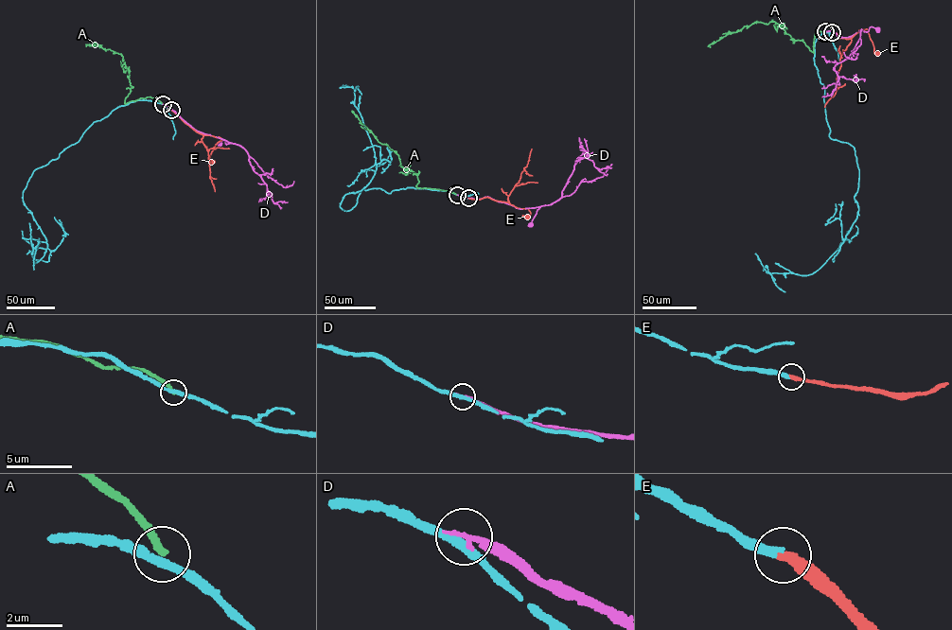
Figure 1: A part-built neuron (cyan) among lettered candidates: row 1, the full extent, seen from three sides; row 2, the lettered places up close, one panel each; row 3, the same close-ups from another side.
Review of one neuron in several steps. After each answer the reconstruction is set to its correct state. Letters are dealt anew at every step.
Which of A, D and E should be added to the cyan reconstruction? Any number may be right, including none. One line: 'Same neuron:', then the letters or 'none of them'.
Same neuron: E

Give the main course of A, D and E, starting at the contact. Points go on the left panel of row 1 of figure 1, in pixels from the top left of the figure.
A: (162, 103), (147, 96), (125, 103), (132, 86), (122, 55), (101, 46), (86, 46)
D: (163, 104), (197, 131), (239, 145), (246, 151), (253, 170), (266, 184), (274, 203), (288, 202)
E: (171, 110), (203, 135), (202, 142), (207, 150), (209, 178), (215, 191)

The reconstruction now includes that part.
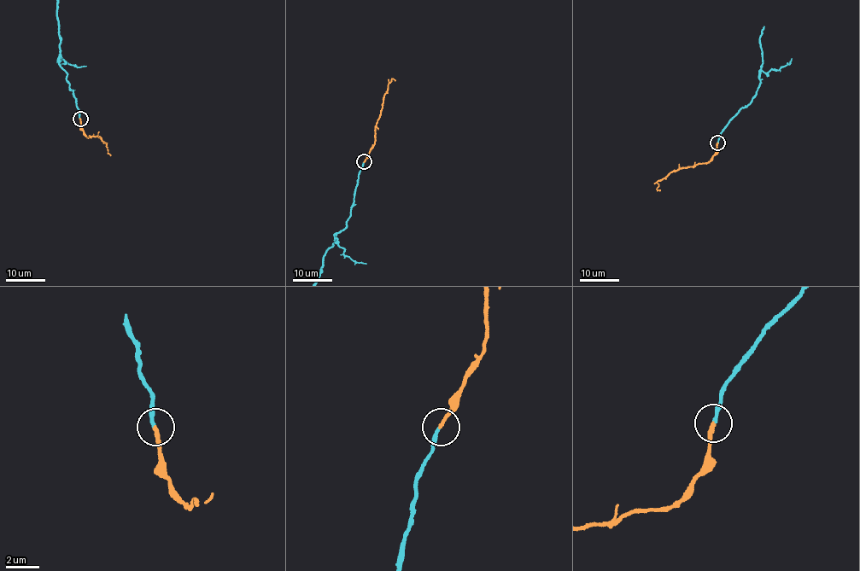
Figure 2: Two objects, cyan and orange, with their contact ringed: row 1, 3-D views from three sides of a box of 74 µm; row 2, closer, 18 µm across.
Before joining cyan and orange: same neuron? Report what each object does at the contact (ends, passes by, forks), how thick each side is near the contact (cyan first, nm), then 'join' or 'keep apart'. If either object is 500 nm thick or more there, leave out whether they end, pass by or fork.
cyan ends | orange ends | 190/200 nm | join

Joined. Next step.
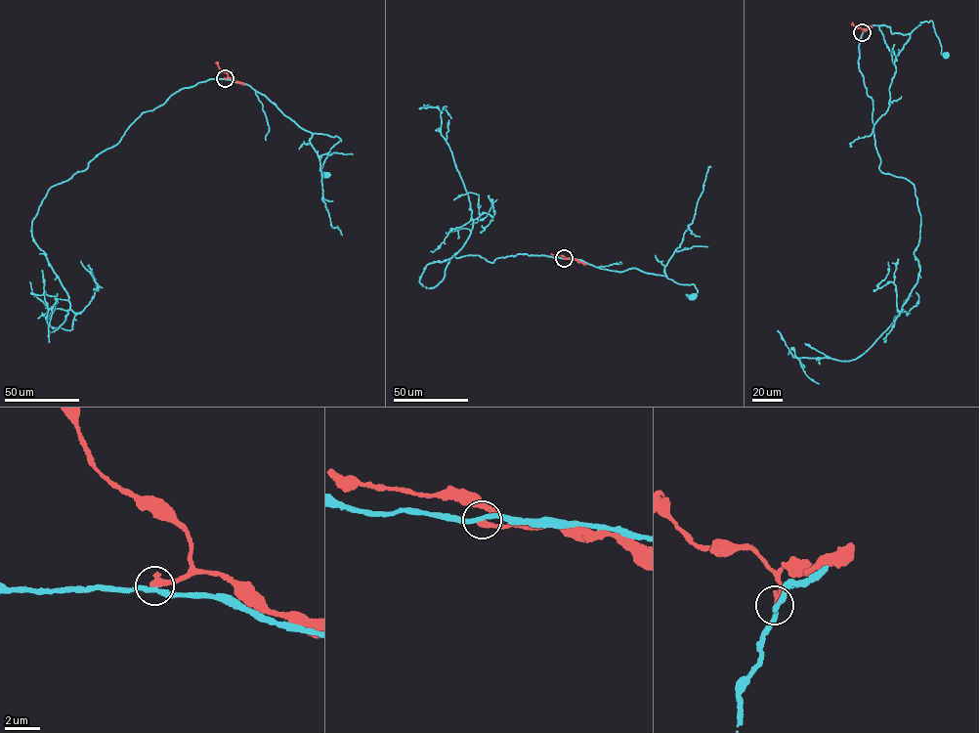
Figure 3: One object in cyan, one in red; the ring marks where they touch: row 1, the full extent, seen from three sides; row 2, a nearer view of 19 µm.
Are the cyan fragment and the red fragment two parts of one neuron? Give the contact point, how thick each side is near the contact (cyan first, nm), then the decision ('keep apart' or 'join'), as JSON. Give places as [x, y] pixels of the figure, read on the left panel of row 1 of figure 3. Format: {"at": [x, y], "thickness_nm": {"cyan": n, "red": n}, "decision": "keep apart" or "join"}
{"at": [225, 78], "thickness_nm": {"cyan": 240, "red": 360}, "decision": "keep apart"}

